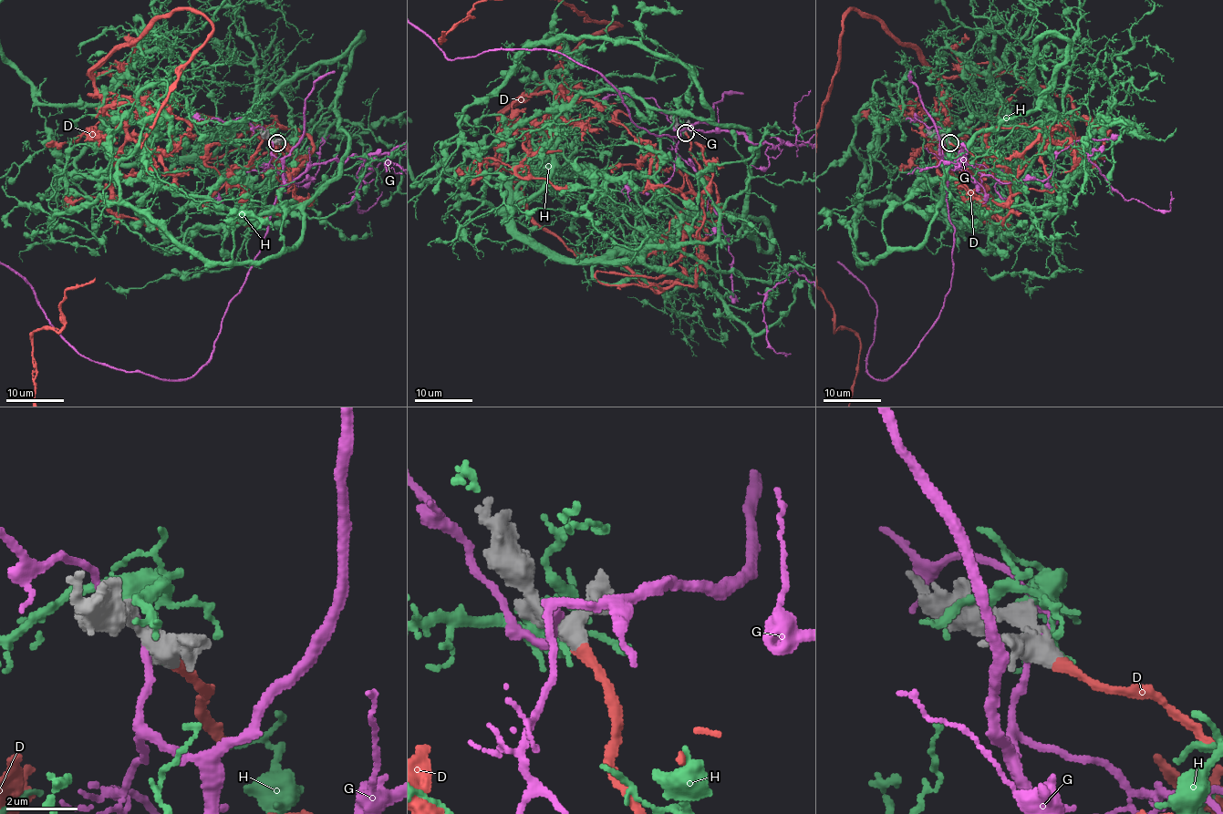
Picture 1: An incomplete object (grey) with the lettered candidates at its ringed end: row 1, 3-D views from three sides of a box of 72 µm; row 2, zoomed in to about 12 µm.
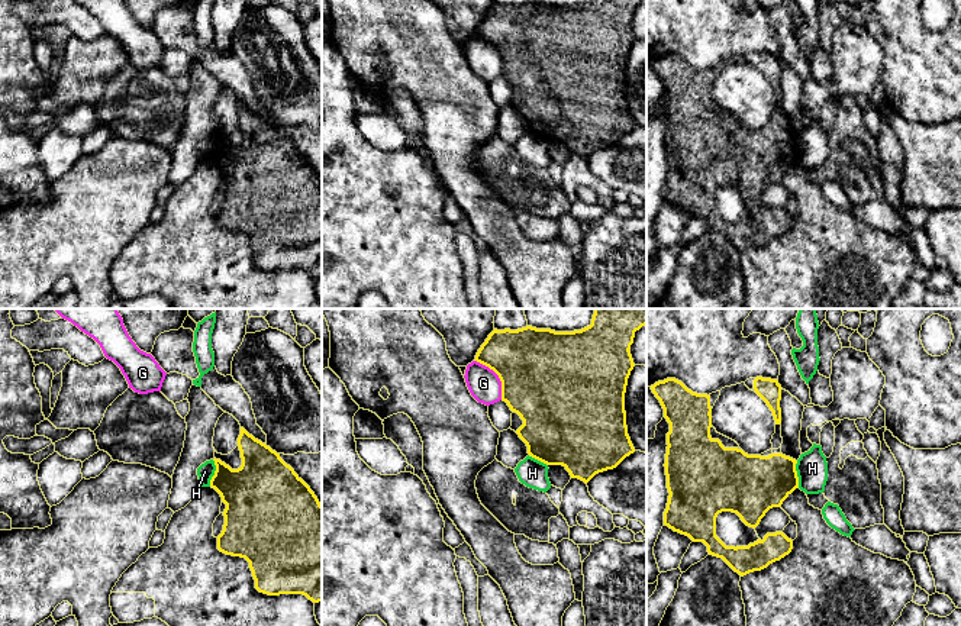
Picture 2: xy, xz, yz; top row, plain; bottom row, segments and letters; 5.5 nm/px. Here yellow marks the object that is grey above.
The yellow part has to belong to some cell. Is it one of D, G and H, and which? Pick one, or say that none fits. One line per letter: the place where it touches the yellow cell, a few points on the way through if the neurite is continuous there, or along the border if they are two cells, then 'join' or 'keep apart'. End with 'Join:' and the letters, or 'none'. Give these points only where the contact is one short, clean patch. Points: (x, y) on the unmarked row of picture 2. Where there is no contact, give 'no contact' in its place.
D: no contact; join
G: contact xz (497, 49); border xz (474, 35), (487, 41), (497, 51), (502, 74); keep apart
H: contact xy (215, 148); keep apart
Join: D

